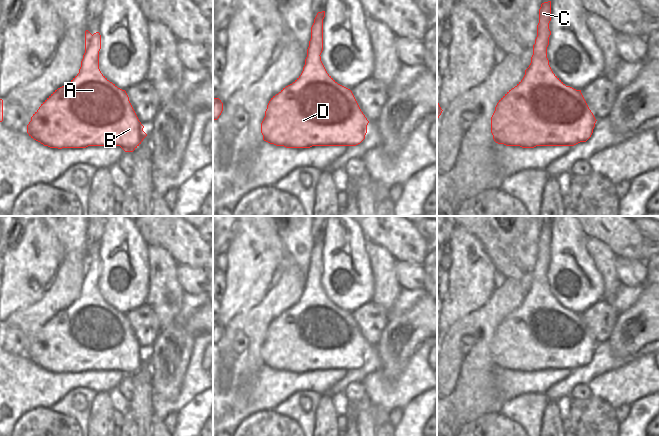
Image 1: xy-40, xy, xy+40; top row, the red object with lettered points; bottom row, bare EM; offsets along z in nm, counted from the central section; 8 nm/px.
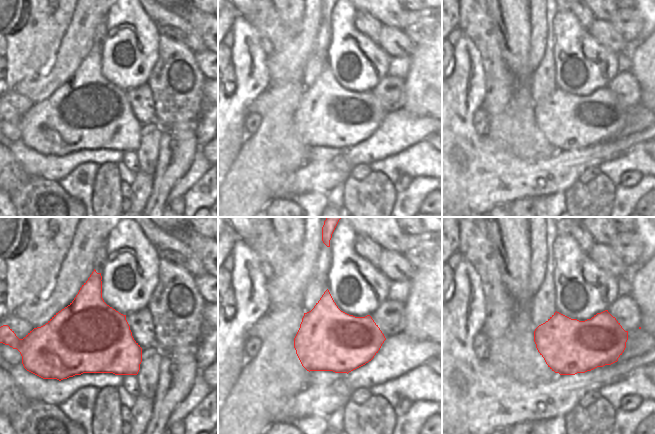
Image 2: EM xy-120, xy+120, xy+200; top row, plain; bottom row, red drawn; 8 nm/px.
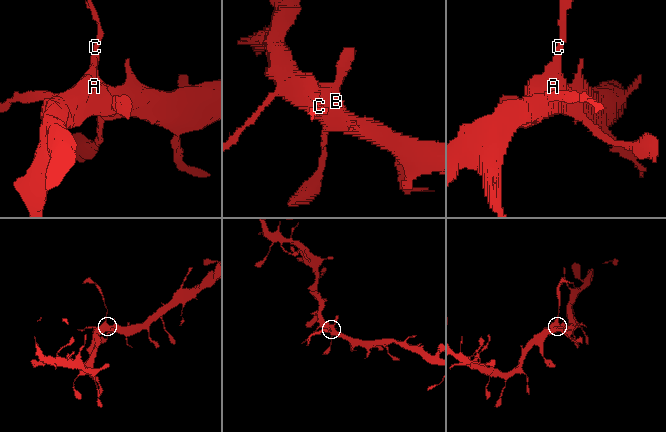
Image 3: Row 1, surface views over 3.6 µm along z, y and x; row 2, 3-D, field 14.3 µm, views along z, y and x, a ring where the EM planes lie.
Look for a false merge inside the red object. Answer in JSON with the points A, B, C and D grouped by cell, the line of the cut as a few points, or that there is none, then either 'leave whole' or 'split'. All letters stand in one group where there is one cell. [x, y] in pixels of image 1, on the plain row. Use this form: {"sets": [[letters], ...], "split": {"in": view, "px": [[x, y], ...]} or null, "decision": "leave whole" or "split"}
{"sets": [["A", "B", "D"], ["C"]], "split": {"in": "xy+40", "px": [[535, 267], [539, 279], [545, 285]]}, "decision": "split"}

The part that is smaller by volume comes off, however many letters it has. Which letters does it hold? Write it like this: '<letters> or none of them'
C

